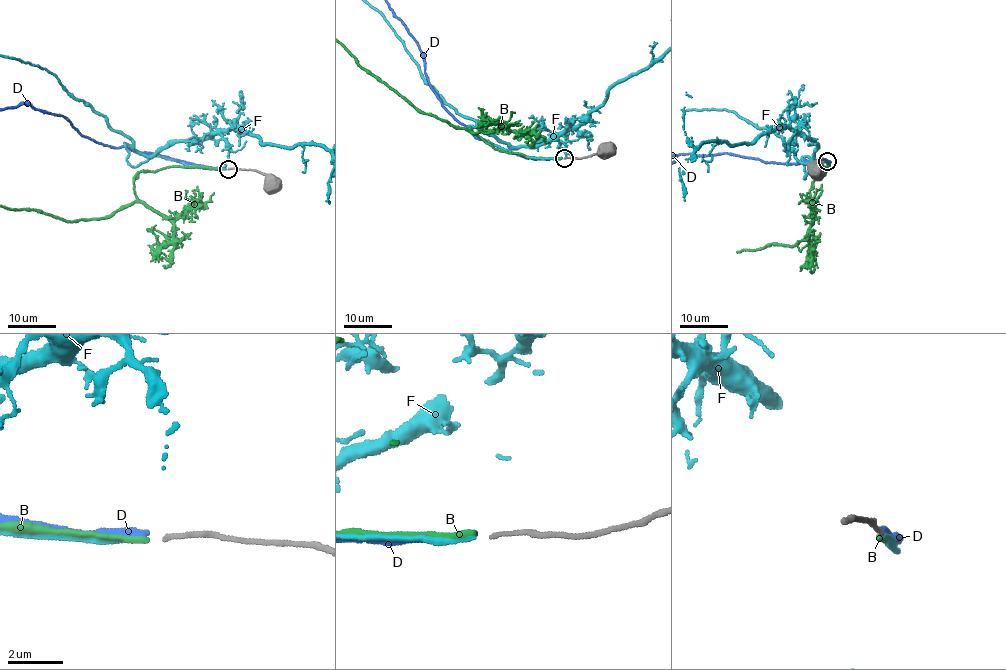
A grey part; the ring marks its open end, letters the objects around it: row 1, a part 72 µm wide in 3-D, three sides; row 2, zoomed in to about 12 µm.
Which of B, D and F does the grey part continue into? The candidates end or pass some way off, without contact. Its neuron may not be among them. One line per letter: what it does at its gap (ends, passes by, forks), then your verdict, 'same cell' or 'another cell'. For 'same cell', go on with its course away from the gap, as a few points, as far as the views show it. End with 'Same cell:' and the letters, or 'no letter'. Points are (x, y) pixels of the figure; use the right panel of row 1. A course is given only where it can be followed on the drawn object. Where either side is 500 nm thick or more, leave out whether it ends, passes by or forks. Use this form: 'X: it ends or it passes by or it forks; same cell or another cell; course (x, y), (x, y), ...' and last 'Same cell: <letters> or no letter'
B: it ends; another cell
D: it ends; another cell
F: it ends; same cell
Same cell: F

